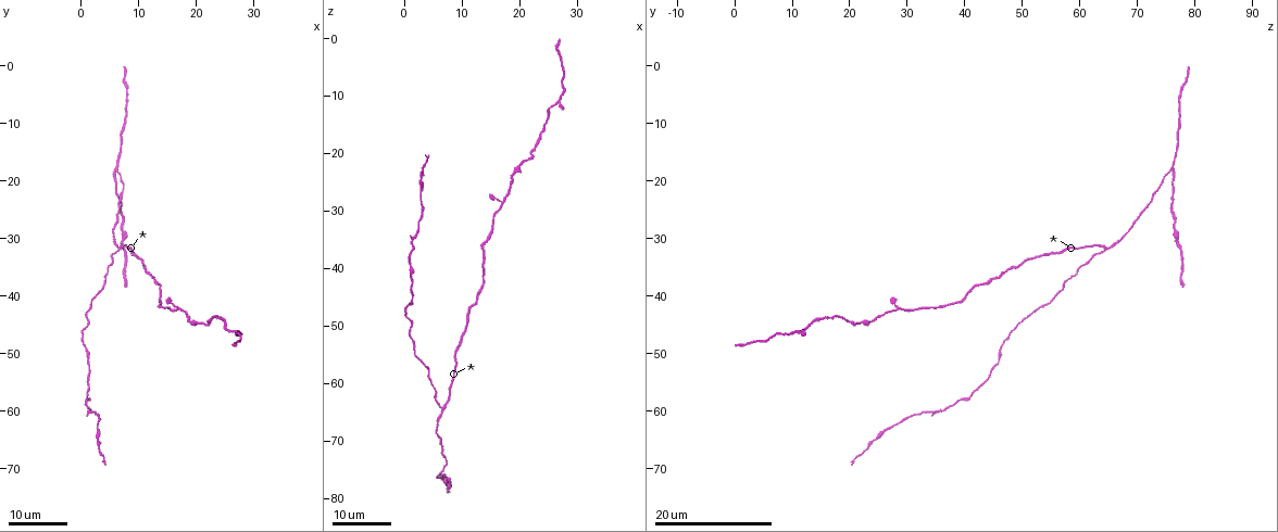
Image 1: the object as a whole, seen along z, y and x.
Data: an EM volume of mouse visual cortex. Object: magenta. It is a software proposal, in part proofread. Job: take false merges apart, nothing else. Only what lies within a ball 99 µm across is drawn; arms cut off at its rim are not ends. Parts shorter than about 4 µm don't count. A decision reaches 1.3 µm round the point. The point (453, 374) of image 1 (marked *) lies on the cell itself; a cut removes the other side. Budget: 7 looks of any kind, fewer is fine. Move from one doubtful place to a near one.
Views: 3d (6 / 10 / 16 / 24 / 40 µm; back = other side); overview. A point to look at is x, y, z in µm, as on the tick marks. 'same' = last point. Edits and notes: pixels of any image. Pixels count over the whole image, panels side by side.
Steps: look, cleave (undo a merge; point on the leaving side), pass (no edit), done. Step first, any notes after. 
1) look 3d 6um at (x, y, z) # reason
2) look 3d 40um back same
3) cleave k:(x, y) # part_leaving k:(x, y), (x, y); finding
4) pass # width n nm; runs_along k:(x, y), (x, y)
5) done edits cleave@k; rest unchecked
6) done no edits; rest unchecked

look 3d 24um at (7.0, 30.5, 77.0) # thick turns thin

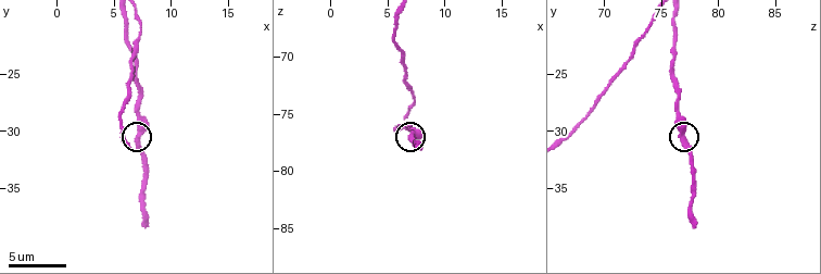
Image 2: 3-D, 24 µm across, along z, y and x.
look 3d 6um at (7.2, 30.4, 76.8) # zoom in

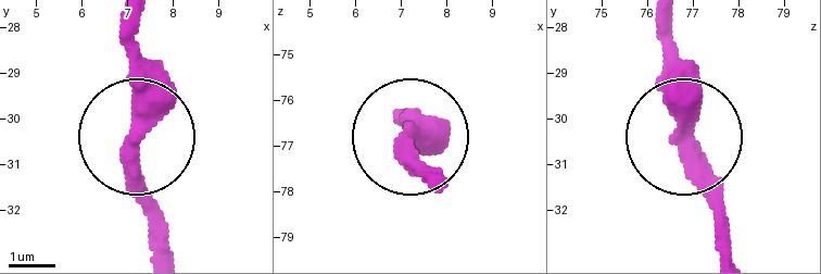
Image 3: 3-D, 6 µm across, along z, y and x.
pass # continuous, no second cell

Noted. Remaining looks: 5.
look 3d 16um at (6.5, 31.5, 64.0) # three-way junction

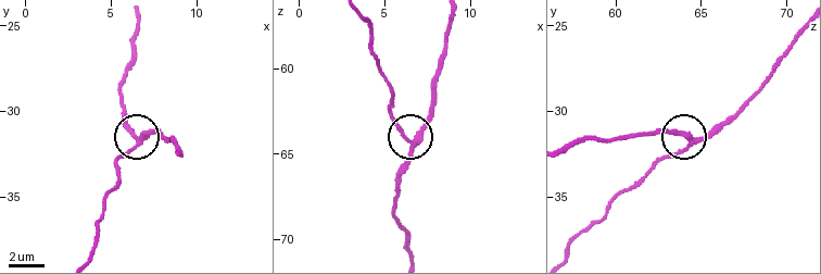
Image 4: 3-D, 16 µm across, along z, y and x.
look 3d 10um at (6.7, 31.8, 64.4) # zoom in

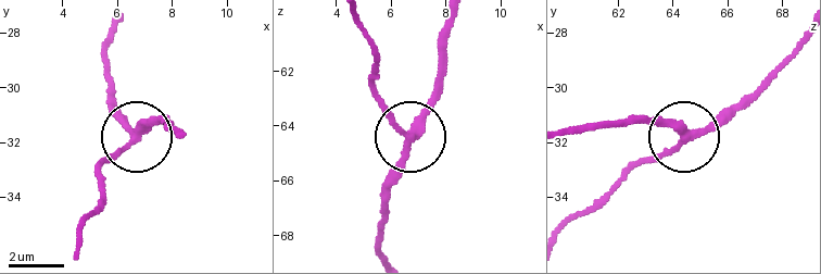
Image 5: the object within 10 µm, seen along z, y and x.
pass # arms 3; runs_along 5:(568, 132), (589, 124), (666, 124), (694, 134), (741, 99); all the same cell

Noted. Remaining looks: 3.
look 3d 16um at (6.5, 18.0, 76.0) # three-way junction

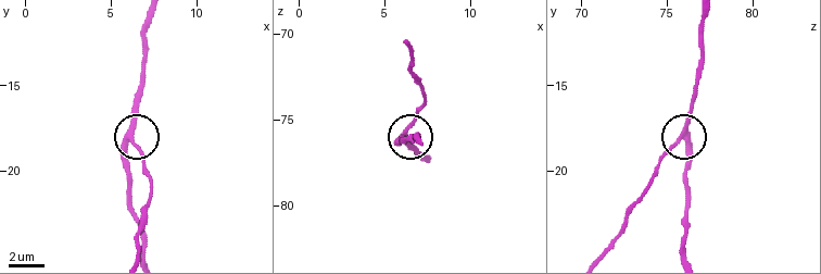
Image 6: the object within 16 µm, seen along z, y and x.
look 3d 6um at (6.0, 18.1, 76.2)

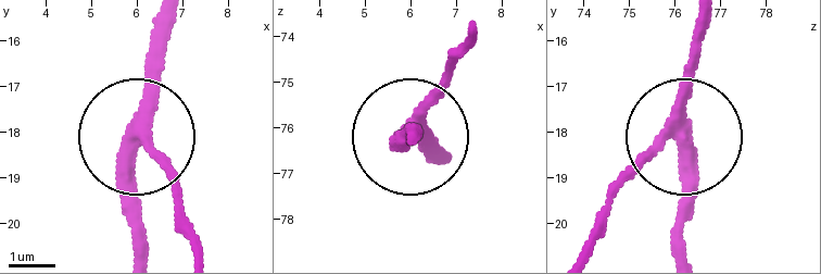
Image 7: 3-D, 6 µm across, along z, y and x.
pass # runs_along 7:(579, 251), (606, 204), (684, 134), (699, 17); continuous, no second cell

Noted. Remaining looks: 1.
done no edits; rest unchecked

